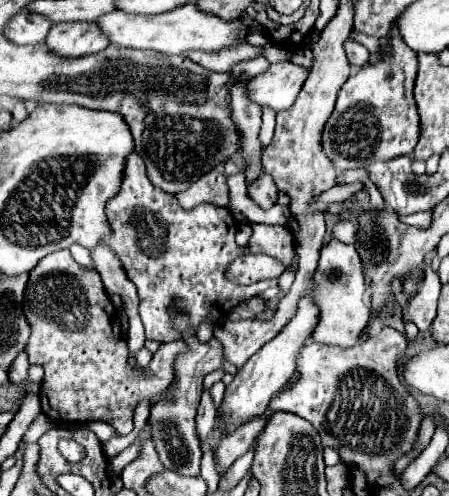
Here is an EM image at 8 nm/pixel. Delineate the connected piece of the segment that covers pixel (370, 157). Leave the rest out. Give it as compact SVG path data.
M393 23L390 32L390 50L374 64L368 64L360 68L356 74L352 74L338 92L336 108L328 118L330 122L326 122L324 126L324 150L340 170L364 168L372 162L386 162L398 156L412 156L420 140L420 116L412 96L416 78L416 54L403 42L398 33L398 28Z

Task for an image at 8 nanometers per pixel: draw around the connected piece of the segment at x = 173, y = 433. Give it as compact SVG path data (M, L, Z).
M180 318L180 330L184 330L184 342L188 344L188 352L180 354L176 360L176 402L166 404L164 400L160 400L152 410L150 410L150 422L152 422L152 442L156 446L156 452L160 454L160 462L164 464L166 470L170 472L178 472L182 476L198 476L200 474L200 458L202 458L202 450L200 450L200 440L196 438L196 424L194 424L194 416L196 416L196 406L200 402L200 388L202 388L202 380L208 372L216 370L216 368L224 368L226 373L235 375L238 369L226 364L222 360L222 344L212 338L208 344L200 344L196 334L192 334L192 330L188 330L188 322L184 322L184 318Z

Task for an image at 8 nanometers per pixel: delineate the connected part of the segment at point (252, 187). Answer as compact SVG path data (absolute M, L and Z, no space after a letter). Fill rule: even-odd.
M262 172L256 180L252 180L252 182L248 184L248 194L250 194L250 198L252 198L262 210L270 210L270 208L276 204L278 190L276 190L274 180L272 180L266 172Z

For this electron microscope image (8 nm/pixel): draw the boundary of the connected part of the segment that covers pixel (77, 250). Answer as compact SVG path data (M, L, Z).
M72 244L68 250L70 250L70 252L72 252L72 256L76 258L76 262L80 262L82 266L92 268L92 258L90 258L88 248L84 248L84 246L80 246L80 244Z

